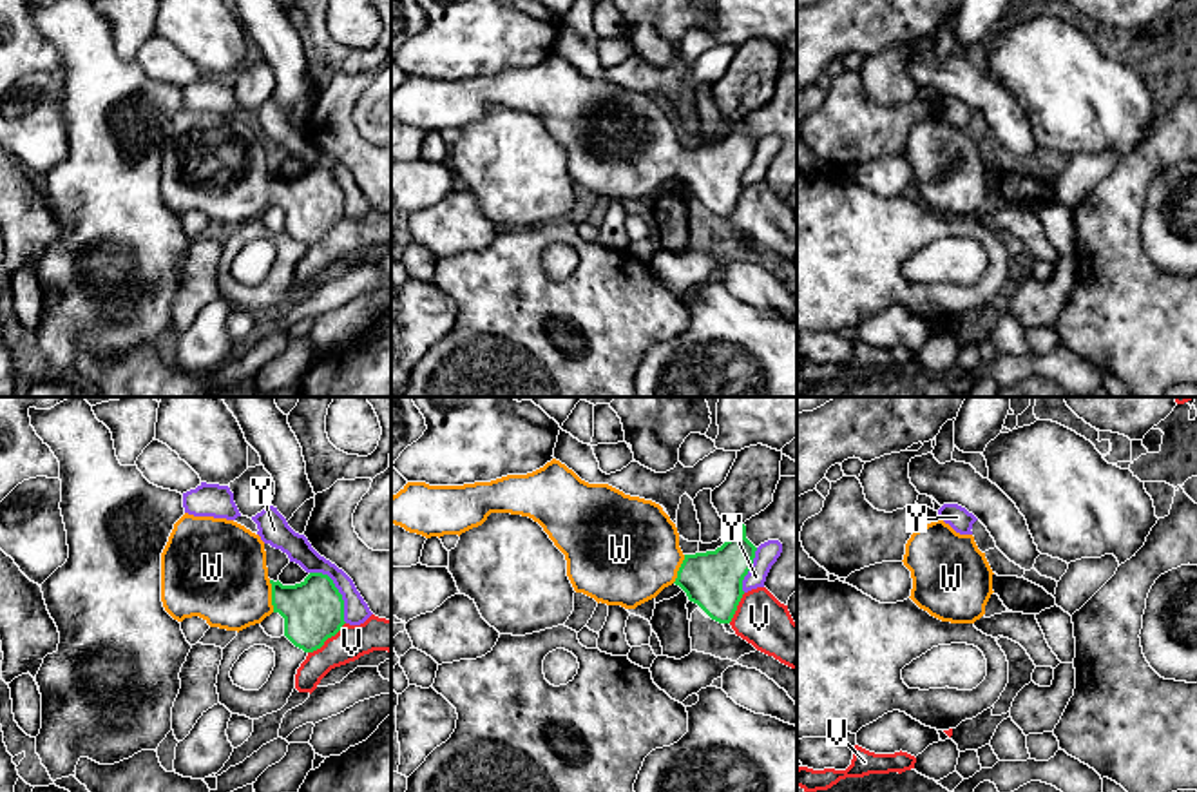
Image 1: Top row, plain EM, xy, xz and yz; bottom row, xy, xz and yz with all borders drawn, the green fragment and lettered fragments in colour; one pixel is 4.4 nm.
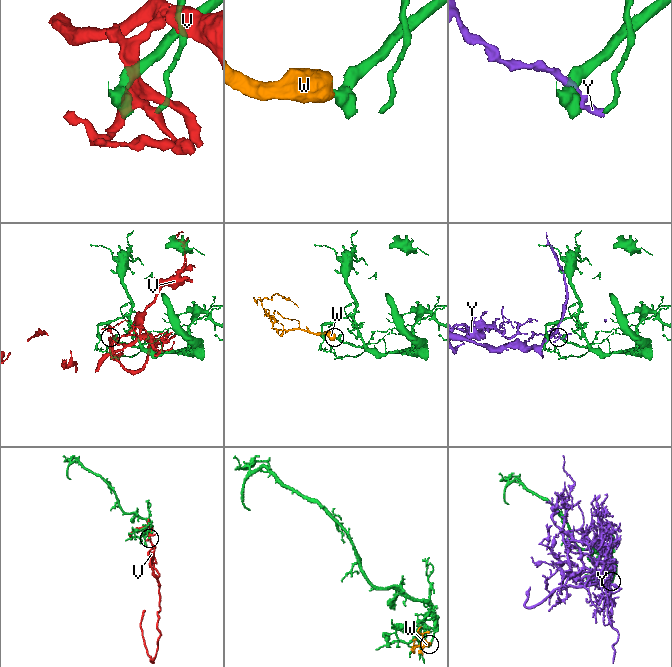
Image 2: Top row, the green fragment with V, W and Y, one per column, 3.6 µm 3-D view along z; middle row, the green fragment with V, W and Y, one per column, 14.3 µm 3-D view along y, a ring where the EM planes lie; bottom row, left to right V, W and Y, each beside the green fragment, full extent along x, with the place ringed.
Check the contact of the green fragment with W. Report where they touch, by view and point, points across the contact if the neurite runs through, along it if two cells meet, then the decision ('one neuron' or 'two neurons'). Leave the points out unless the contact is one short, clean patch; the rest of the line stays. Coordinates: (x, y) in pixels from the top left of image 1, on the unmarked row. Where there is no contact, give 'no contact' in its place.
contact xy (272, 191); one neuron

